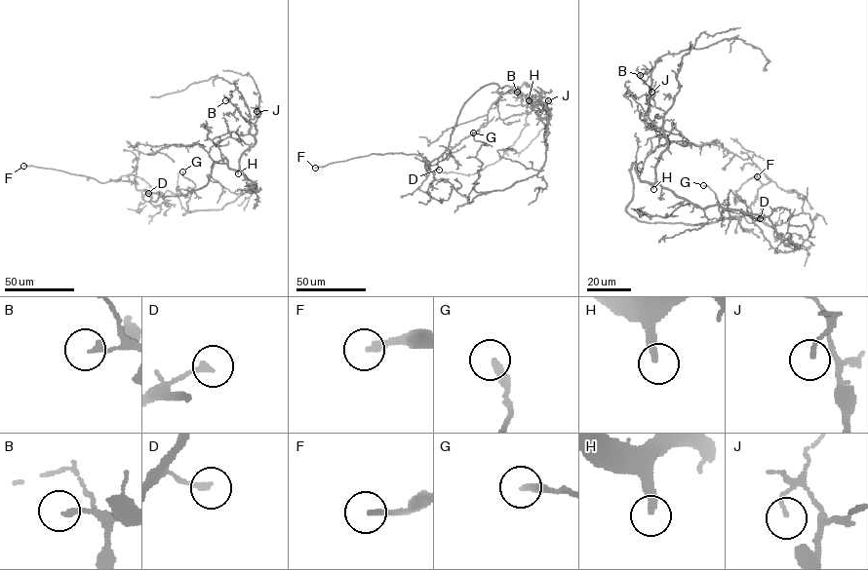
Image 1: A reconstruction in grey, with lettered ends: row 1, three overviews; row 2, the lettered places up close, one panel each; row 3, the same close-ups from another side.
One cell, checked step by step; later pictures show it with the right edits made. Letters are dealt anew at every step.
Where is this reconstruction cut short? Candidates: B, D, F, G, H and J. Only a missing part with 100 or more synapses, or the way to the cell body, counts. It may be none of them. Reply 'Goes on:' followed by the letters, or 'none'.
Goes on: F, H

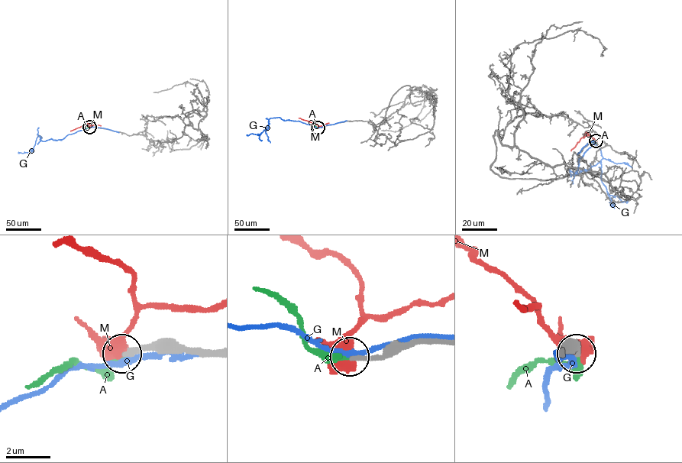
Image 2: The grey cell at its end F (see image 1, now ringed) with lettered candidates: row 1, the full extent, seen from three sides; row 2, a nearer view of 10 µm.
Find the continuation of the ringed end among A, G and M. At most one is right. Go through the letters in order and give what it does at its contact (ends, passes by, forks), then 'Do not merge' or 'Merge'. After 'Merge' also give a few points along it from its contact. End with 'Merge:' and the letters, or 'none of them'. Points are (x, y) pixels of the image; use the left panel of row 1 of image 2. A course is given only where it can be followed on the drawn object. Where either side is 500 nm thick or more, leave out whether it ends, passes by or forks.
A: It ends there. Merge
G: It passes by. Do not merge
M: Do not merge
Merge: A

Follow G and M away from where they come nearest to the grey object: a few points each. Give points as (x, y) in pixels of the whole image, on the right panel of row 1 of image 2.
G: (595, 141), (579, 160), (577, 174), (570, 170), (570, 176), (599, 162), (601, 182), (610, 205), (613, 205)
M: (596, 141), (586, 132), (570, 150)

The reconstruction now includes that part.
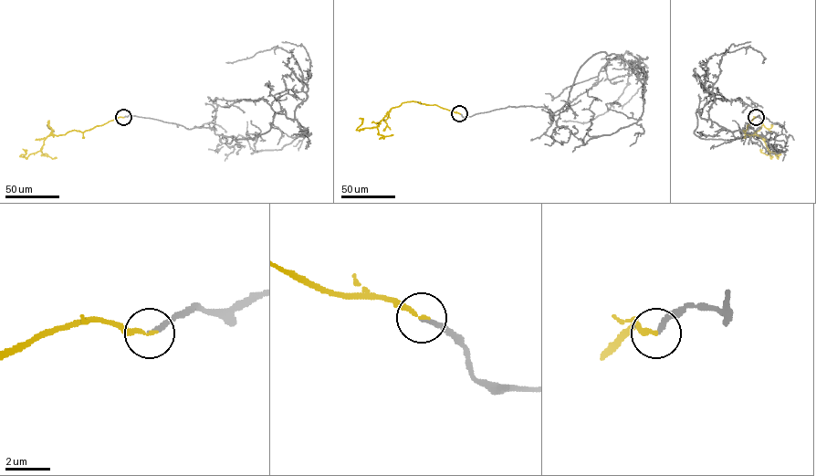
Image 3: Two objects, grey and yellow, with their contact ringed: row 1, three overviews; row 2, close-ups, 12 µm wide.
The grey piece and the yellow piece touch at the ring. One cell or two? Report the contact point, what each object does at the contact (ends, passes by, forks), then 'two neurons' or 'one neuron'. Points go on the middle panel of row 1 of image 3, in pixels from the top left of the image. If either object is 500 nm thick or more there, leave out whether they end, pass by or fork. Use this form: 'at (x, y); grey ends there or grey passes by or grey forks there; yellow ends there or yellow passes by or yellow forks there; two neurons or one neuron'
at (459, 113); grey ends there; yellow ends there; one neuron

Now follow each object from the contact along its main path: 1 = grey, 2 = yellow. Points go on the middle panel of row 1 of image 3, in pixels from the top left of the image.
1: (459, 113), (553, 113), (580, 68), (604, 52), (642, 82), (642, 115), (590, 136), (597, 98), (587, 90)
2: (459, 113), (434, 104), (412, 101), (392, 107), (376, 127), (356, 130), (362, 123), (359, 119)

